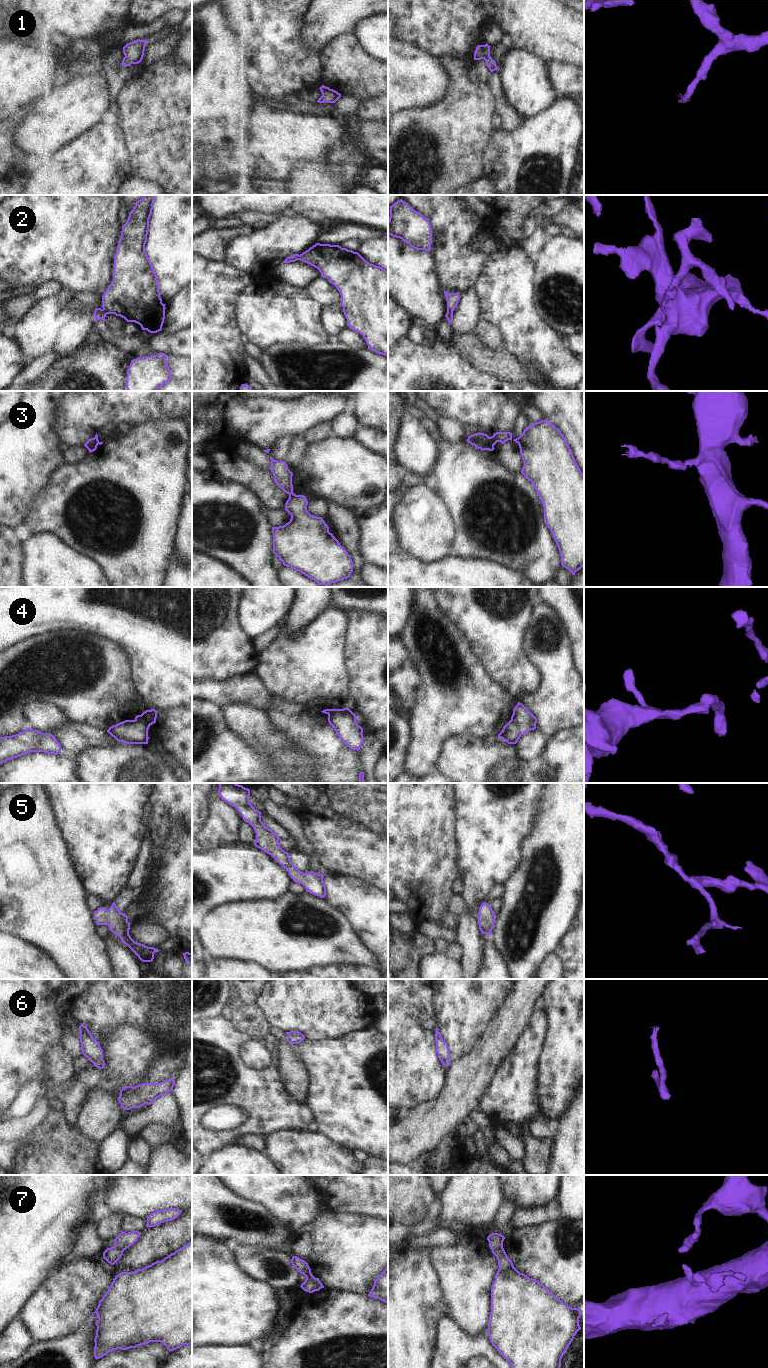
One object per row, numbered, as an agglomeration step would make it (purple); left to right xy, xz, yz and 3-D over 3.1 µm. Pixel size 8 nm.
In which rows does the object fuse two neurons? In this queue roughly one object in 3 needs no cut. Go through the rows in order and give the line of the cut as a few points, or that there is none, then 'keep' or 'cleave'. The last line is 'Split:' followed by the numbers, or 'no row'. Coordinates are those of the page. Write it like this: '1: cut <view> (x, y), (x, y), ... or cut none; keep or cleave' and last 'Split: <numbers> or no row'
1: cut none; keep
2: cut yz (447, 310), (452, 313); cleave
3: cut yz (489, 437), (494, 444); cleave
4: cut yz (511, 719), (517, 724), (521, 734); cleave
5: cut none; keep
6: cut none; keep
7: cut yz (502, 1246), (492, 1251); cleave
Split: 2, 3, 4, 7

